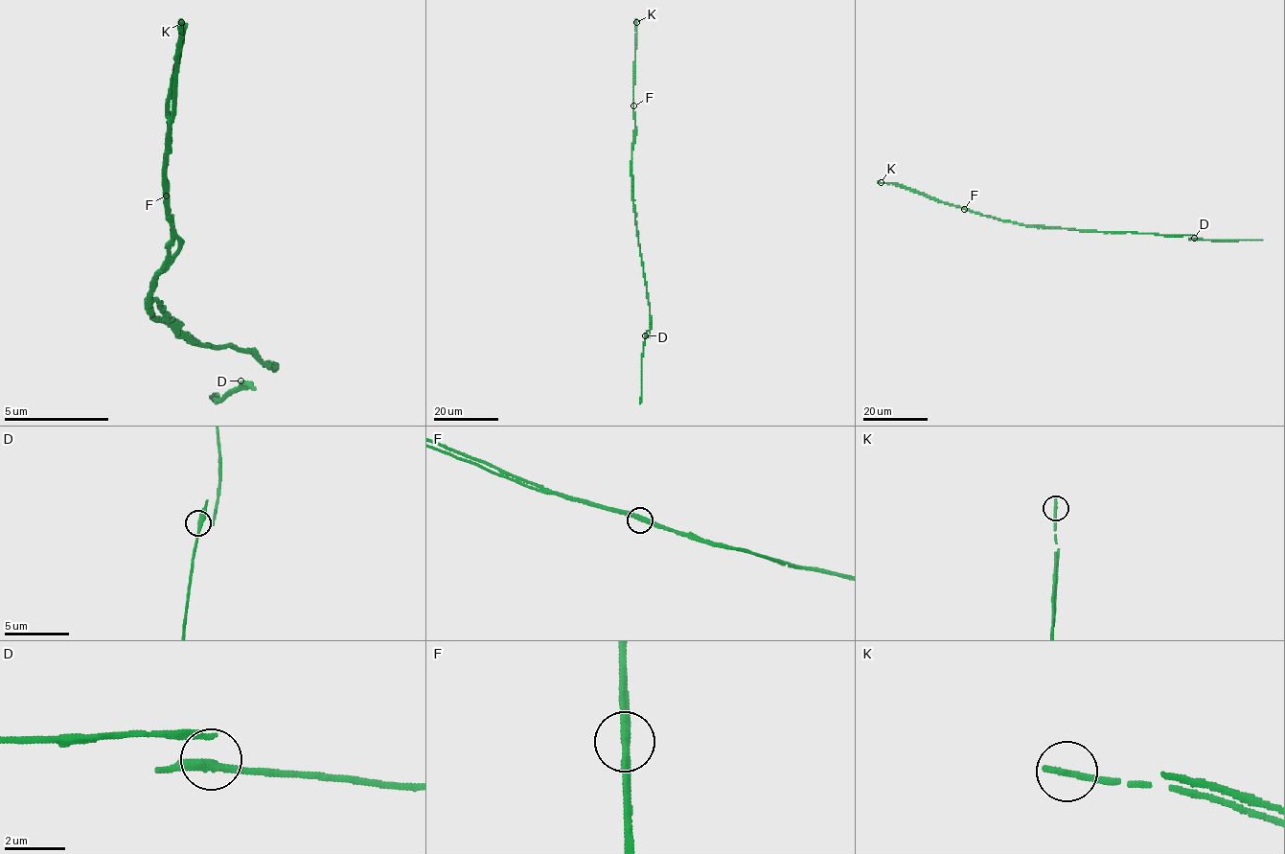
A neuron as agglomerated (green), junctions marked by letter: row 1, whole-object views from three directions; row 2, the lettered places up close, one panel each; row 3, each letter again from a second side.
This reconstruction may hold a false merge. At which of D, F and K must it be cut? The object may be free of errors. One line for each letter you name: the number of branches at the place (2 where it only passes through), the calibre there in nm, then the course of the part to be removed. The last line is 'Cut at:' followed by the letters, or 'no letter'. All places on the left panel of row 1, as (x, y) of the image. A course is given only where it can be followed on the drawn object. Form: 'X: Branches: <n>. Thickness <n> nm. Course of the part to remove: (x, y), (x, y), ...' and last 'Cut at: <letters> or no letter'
F: Branches: 2. Thickness 300 nm. Course of the part to remove: (167, 196), (177, 249), (150, 297), (167, 317), (198, 338)
Cut at: F

